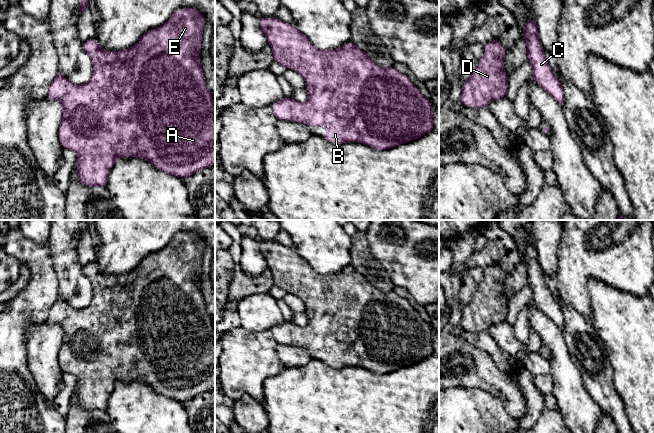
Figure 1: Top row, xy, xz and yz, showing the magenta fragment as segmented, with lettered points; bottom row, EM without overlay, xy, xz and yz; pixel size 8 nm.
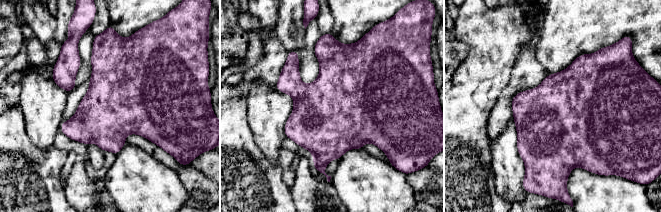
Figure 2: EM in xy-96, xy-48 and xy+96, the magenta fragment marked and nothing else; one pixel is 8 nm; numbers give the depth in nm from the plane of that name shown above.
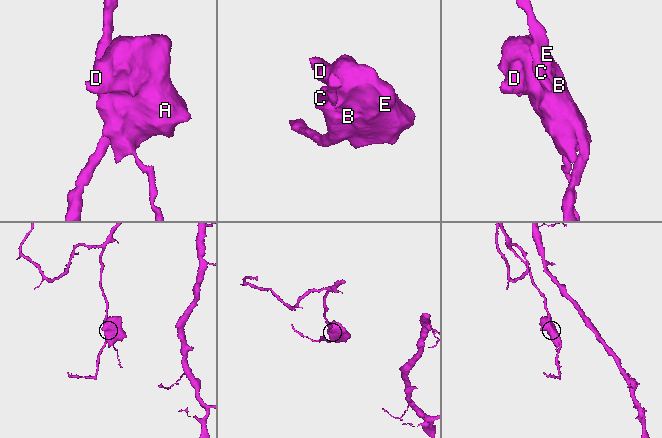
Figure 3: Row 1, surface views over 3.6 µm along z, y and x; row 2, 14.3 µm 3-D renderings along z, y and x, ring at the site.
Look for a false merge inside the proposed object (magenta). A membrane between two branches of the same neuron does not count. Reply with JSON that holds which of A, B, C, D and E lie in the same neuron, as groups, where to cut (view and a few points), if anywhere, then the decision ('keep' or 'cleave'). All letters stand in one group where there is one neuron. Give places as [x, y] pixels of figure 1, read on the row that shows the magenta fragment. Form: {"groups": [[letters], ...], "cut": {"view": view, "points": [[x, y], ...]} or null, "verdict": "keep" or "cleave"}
{"groups": [["A", "B", "C", "D", "E"]], "cut": null, "verdict": "keep"}

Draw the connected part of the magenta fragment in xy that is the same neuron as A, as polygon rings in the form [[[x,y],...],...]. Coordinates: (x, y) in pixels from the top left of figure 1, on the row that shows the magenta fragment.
[[[179,8],[170,19],[161,27],[147,31],[132,47],[122,51],[105,51],[99,45],[98,39],[93,37],[83,44],[83,49],[90,56],[93,64],[91,79],[82,85],[70,83],[59,70],[54,81],[49,87],[46,96],[48,100],[58,100],[64,108],[64,114],[58,129],[58,138],[62,149],[71,149],[77,153],[78,181],[87,186],[106,187],[108,175],[117,157],[141,157],[149,161],[155,168],[180,179],[194,175],[205,168],[215,164],[215,106],[212,92],[207,88],[201,60],[198,56],[201,51],[202,32],[206,24],[206,18],[197,8]]]

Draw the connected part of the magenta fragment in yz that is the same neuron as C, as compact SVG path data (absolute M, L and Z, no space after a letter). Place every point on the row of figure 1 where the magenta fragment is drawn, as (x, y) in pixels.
M536 18L529 19L523 26L522 35L527 43L527 60L532 67L532 78L536 83L562 108L565 105L563 87L553 74L552 69L546 61L539 37Z

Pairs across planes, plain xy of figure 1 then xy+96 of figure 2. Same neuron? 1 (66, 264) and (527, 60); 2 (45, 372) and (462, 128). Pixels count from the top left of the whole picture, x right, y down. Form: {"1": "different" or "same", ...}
{"1": "same", "2": "different"}

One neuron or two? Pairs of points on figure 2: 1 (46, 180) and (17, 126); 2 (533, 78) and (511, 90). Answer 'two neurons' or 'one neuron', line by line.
1: one neuron
2: one neuron

